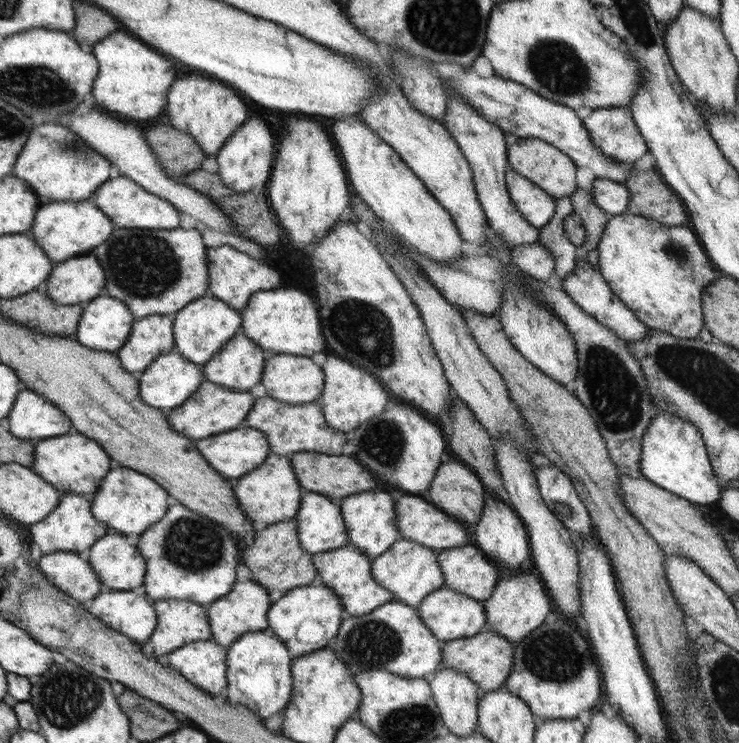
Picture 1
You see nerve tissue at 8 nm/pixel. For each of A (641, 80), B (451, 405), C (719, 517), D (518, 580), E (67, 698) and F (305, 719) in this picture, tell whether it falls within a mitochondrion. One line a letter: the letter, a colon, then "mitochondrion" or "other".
A: other
B: other
C: other
D: other
E: mitochondrion
F: other

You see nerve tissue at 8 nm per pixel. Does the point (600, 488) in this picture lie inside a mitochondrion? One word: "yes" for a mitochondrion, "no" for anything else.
no

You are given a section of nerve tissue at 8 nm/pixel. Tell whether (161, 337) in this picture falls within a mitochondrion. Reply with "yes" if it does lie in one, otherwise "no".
no

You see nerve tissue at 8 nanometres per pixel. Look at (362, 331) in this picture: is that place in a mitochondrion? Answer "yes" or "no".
yes

